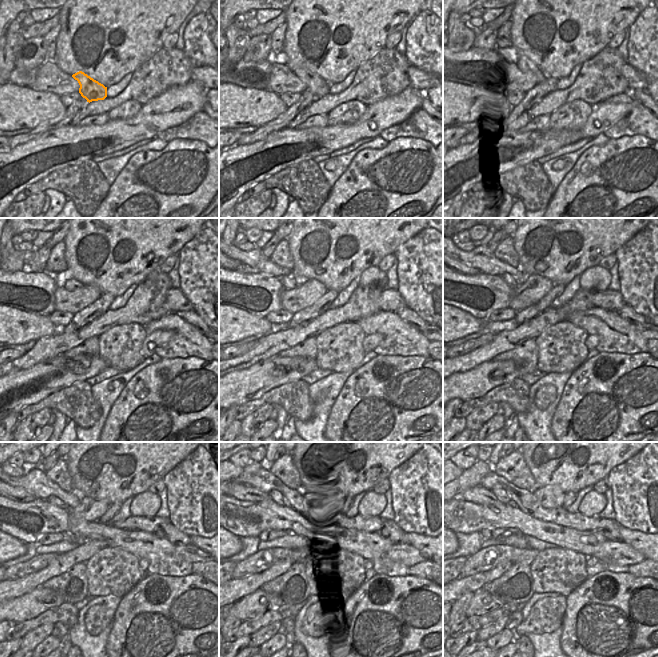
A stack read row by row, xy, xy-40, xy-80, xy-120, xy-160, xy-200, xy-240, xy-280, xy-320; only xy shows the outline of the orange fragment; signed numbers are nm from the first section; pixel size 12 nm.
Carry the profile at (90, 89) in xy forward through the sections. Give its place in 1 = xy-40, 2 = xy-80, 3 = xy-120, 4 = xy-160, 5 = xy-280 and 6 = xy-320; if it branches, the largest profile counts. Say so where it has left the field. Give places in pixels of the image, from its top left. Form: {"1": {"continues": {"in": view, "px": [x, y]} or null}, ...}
{"1": {"continues": {"in": "xy-40", "px": [315, 84]}}, "2": {"continues": {"in": "xy-80", "px": [522, 63]}}, "3": {"continues": {"in": "xy-120", "px": [69, 284]}}, "4": {"continues": {"in": "xy-160", "px": [289, 282]}}, "5": {"continues": {"in": "xy-280", "px": [275, 495]}}, "6": {"continues": {"in": "xy-320", "px": [502, 496]}}}

